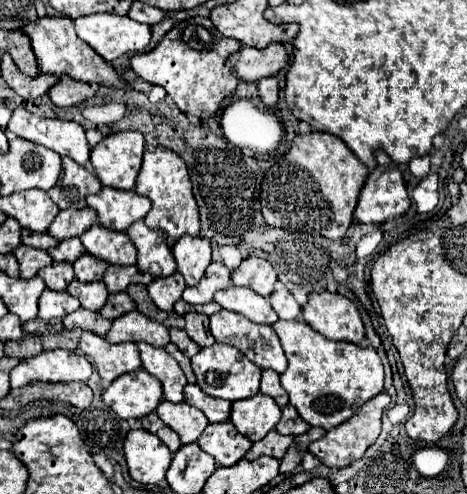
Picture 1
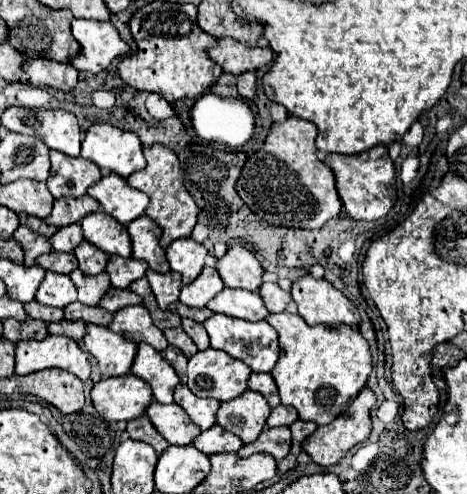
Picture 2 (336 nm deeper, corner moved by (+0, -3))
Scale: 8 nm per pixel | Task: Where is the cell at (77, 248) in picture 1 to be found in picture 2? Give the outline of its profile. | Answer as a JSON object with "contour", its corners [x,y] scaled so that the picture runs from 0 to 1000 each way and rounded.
{"contour":[[[154,451],[154,455],[146,455],[146,460],[124,464],[124,468],[107,480],[107,492],[111,492],[116,508],[150,512],[150,508],[158,508],[158,500],[171,496],[176,484],[180,484],[180,480],[176,480],[171,451]]]}

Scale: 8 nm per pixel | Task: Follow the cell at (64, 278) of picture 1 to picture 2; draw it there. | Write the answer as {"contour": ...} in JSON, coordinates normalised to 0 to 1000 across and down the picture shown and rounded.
{"contour":[[[107,508],[99,516],[86,516],[77,524],[77,536],[94,540],[99,549],[146,557],[146,553],[154,553],[167,540],[167,528],[163,528],[158,512],[120,512],[120,508]]]}

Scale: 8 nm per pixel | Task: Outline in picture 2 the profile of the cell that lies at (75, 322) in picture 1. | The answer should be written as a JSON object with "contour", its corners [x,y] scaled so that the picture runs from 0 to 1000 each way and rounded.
{"contour":[[[176,621],[176,650],[201,654],[201,658],[231,658],[240,650],[240,634],[223,630],[218,621]]]}

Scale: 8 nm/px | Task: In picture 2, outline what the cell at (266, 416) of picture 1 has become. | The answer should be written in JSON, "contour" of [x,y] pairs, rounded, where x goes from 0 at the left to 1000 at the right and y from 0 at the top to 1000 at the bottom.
{"contour":[[[527,791],[522,800],[475,816],[463,836],[463,856],[510,881],[522,897],[540,897],[565,868],[578,824],[570,808],[548,791]]]}

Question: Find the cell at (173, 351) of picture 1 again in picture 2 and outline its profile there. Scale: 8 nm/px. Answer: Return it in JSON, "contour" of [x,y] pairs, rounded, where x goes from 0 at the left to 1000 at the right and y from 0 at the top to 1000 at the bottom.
{"contour":[[[360,698],[360,706],[351,706],[351,711],[347,711],[347,719],[351,719],[351,723],[364,731],[364,739],[377,747],[377,755],[381,755],[385,771],[390,771],[390,775],[398,775],[398,735],[403,735],[403,727],[394,723],[394,715],[390,715],[385,706],[377,706],[377,702]]]}

